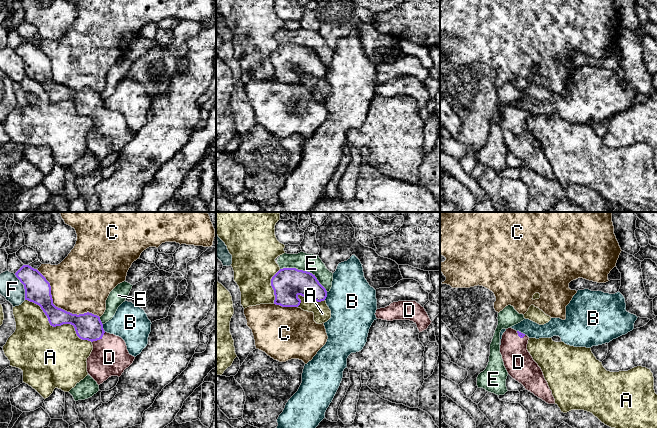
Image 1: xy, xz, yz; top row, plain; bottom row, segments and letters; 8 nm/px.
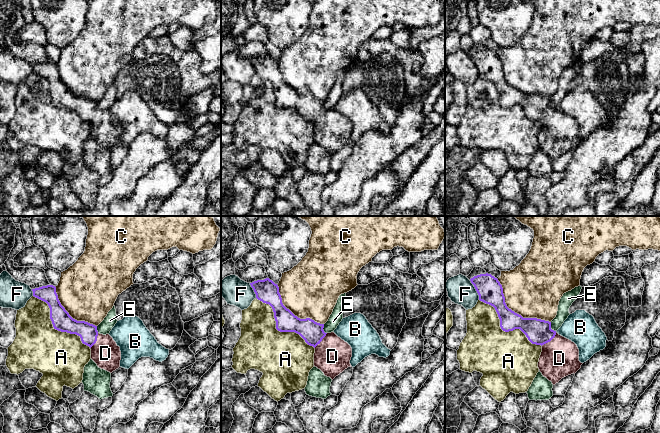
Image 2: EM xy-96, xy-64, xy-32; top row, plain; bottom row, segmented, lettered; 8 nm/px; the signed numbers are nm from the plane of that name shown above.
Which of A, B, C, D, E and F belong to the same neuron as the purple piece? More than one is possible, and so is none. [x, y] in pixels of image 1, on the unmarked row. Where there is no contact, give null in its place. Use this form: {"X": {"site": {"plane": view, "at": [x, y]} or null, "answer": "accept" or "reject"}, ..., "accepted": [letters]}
{"A": {"site": {"plane": "xy", "at": [57, 101]}, "answer": "reject"}, "B": {"site": {"plane": "xy", "at": [102, 104]}, "answer": "reject"}, "C": {"site": {"plane": "xy", "at": [59, 84]}, "answer": "reject"}, "D": {"site": {"plane": "xy", "at": [99, 115]}, "answer": "accept"}, "E": {"site": {"plane": "xz", "at": [305, 47]}, "answer": "reject"}, "F": {"site": {"plane": "xy", "at": [24, 63]}, "answer": "reject"}, "accepted": ["D"]}

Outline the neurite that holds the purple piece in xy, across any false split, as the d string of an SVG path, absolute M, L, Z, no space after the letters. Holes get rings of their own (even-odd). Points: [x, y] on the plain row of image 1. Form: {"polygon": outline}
{"polygon": "M23 41L16 53L24 61L25 76L41 83L51 102L71 100L77 112L92 118L93 126L87 134L87 148L102 160L111 152L120 153L134 137L125 117L114 110L104 107L100 93L92 89L72 90L53 80L51 62L46 54L29 41Z"}

